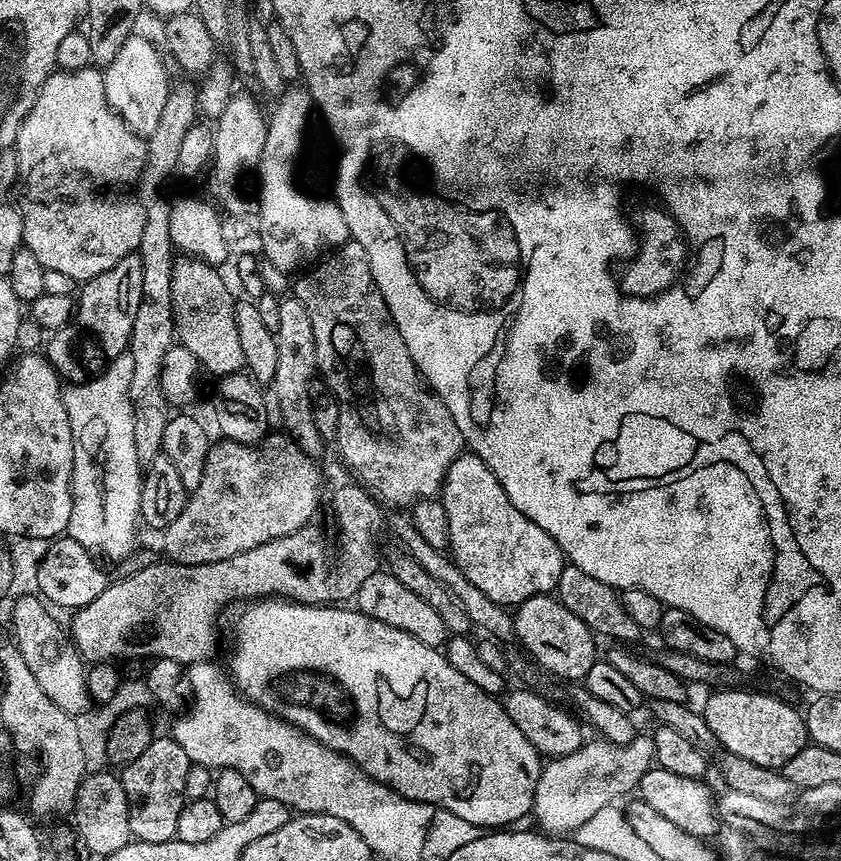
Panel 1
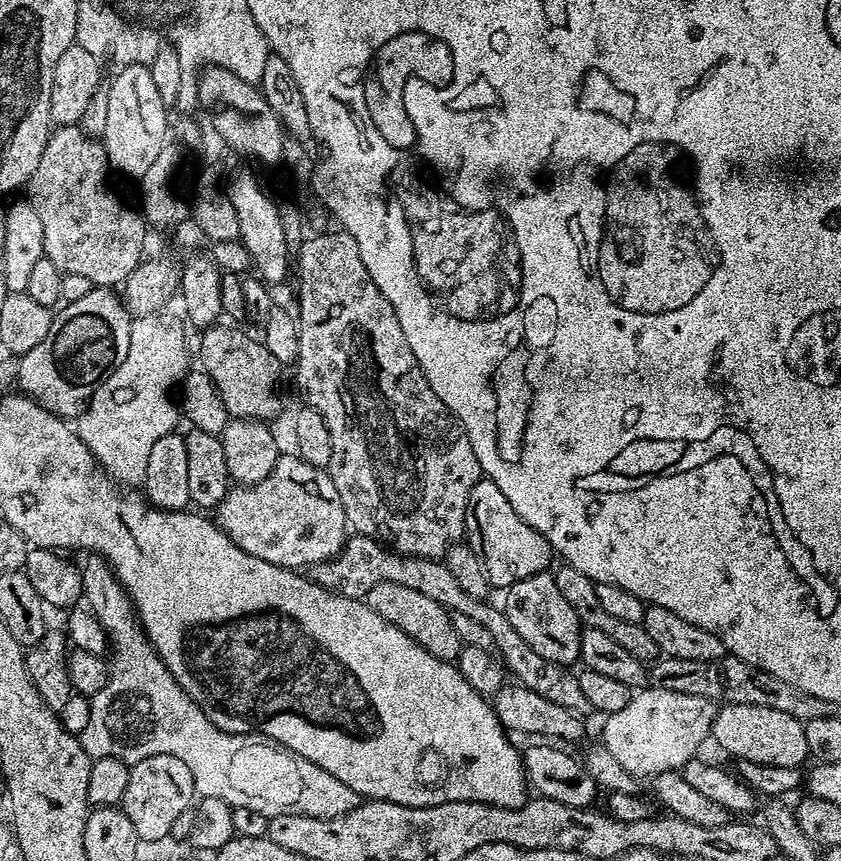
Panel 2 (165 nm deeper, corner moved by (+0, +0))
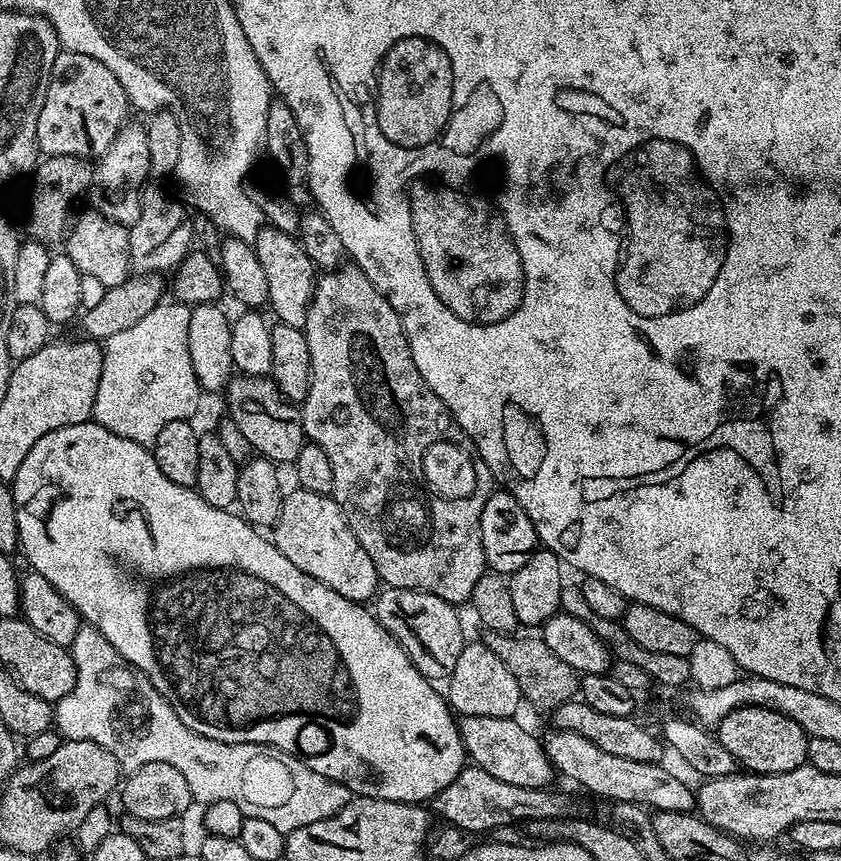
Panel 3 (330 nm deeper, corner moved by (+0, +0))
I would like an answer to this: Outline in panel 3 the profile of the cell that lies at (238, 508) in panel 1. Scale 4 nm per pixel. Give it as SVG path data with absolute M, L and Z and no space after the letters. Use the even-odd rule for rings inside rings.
M301 490L284 497L284 505L280 507L280 520L274 525L275 532L277 550L286 554L286 558L290 558L298 570L330 586L330 590L342 594L342 598L368 602L377 595L378 577L374 562L370 562L370 554L362 550L358 538L350 530L344 511L331 495Z

